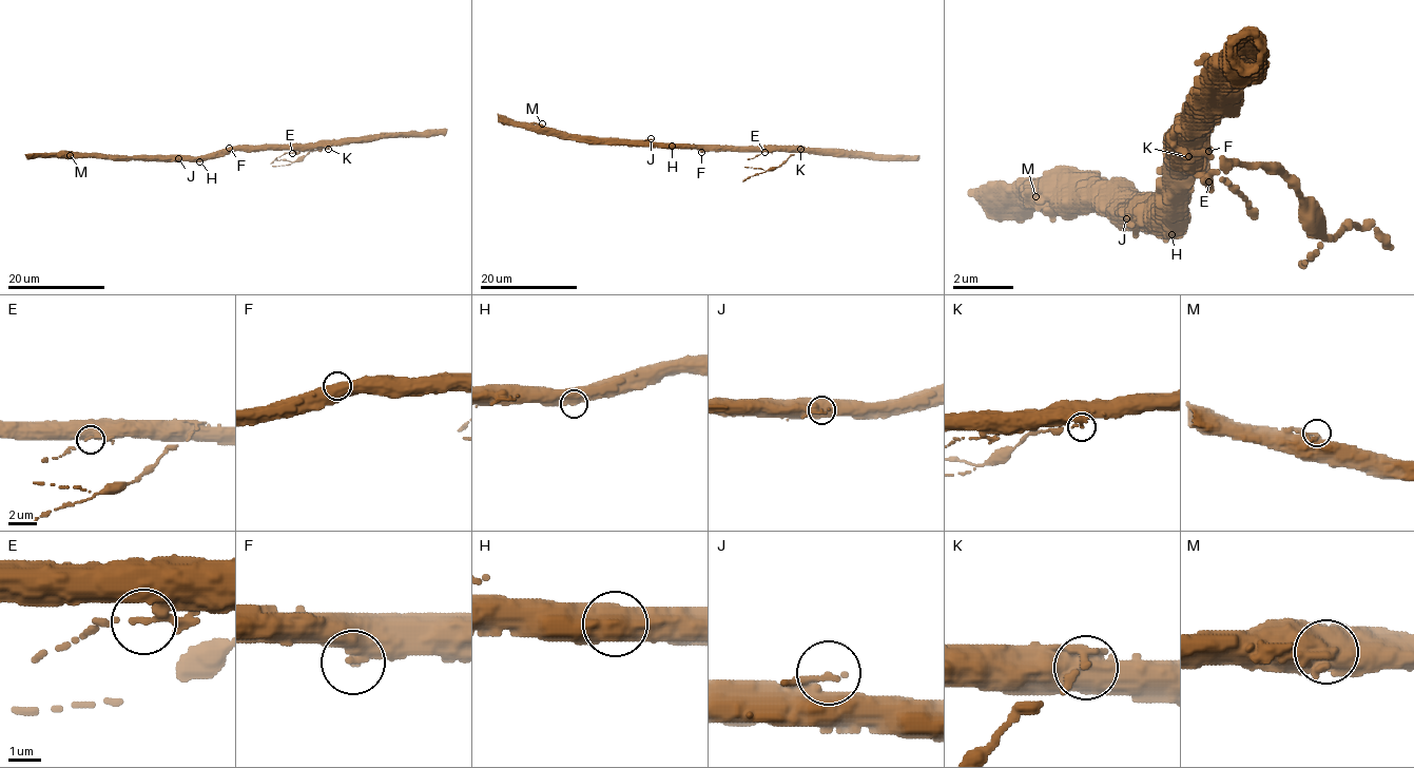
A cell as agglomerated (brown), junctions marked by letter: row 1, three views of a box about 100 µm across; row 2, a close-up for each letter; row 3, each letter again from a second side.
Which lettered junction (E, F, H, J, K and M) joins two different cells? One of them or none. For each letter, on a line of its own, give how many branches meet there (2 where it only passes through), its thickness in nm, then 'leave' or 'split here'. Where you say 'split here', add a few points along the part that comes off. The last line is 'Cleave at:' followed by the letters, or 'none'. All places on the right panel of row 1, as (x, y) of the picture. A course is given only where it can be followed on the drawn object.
E: 1 branches meet; 320 nm thick; leave
F: 1 branches meet; 460 nm thick; leave
H: 1 branches meet; 600 nm thick; leave
J: 1 branches meet; 240 nm thick; leave
K: 1 branches meet; 360 nm thick; split here; foreign part runs (1186, 158), (1269, 166), (1306, 204), (1321, 234), (1367, 227), (1390, 249)
M: 1 branches meet; 600 nm thick; leave
Cleave at: K

